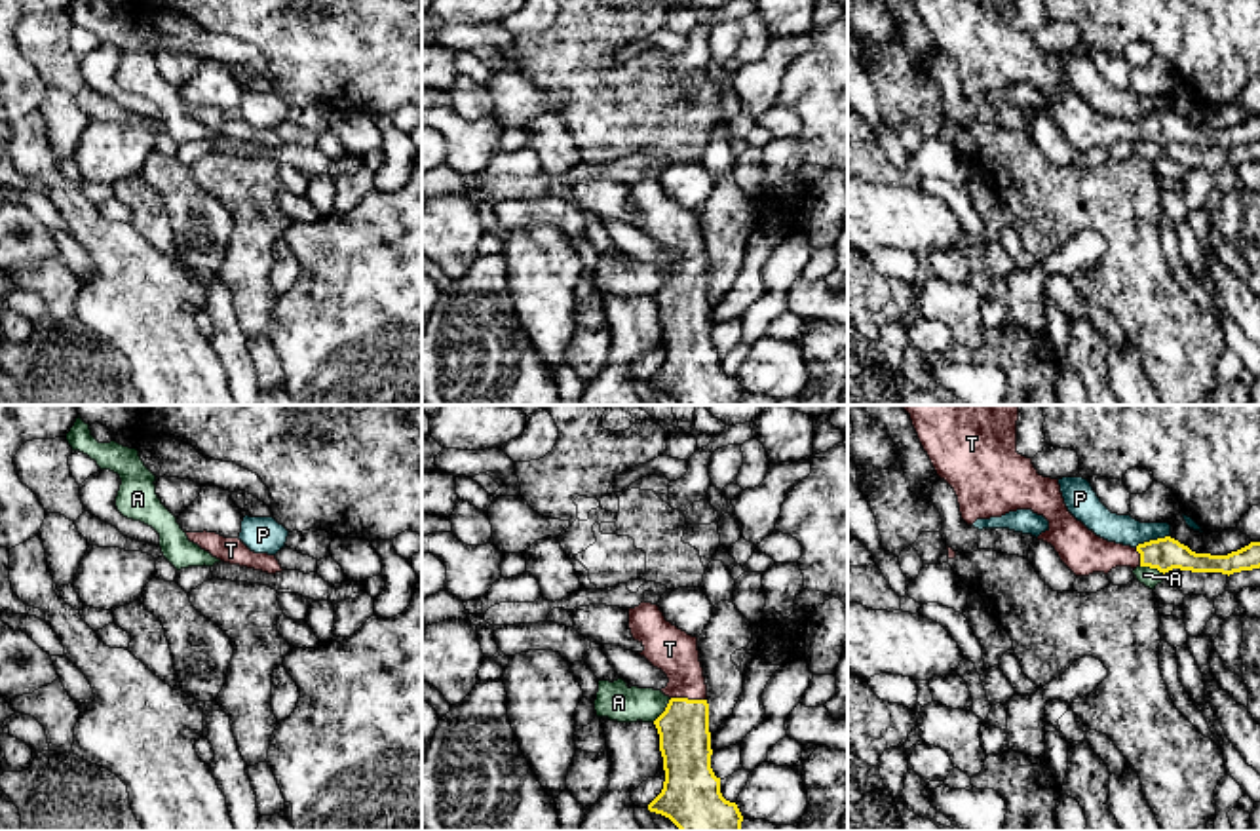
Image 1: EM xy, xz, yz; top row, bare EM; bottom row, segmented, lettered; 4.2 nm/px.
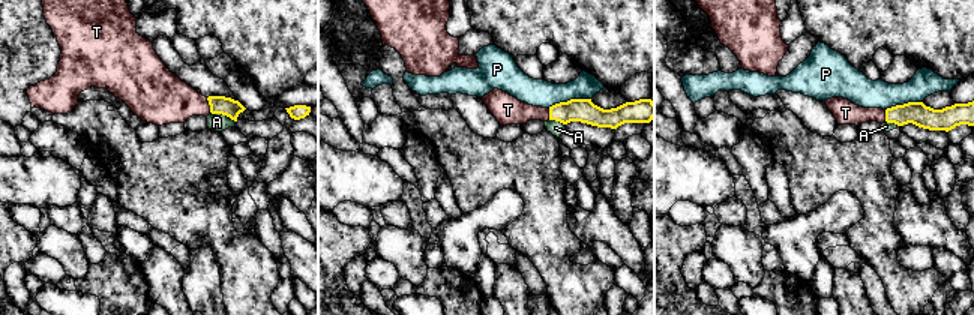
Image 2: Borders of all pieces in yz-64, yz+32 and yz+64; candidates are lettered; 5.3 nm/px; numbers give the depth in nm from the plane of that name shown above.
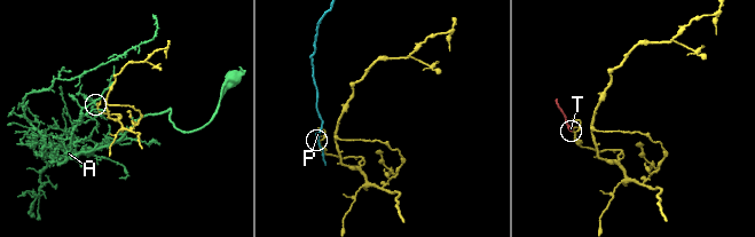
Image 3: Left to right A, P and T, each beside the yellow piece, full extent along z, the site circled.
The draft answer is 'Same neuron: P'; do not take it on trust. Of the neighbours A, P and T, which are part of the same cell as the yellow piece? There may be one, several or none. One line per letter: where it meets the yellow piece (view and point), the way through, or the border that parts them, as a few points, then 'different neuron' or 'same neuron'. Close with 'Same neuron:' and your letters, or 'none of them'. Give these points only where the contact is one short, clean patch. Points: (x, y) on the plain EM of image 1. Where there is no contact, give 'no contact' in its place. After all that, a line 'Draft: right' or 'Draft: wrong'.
A: xz (666, 284) | different neuron
P: yz (1152, 115) | different neuron
T: xz (687, 272) | across xz (685, 314), (687, 272), (683, 240), (669, 223) | same neuron
Same neuron: T
Draft: wrong

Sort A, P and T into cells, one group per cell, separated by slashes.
A / P / T

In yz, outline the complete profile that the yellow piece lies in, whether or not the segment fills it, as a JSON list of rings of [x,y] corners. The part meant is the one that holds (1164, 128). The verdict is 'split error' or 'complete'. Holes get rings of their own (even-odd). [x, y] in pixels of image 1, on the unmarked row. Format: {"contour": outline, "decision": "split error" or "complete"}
{"contour": [[[914,0],[918,13],[927,27],[937,49],[956,67],[962,93],[973,99],[977,93],[1002,91],[1017,84],[1032,84],[1049,95],[1049,103],[1038,110],[1055,122],[1060,135],[1076,148],[1108,148],[1116,141],[1150,141],[1159,146],[1173,143],[1192,146],[1233,148],[1260,143],[1260,116],[1228,129],[1195,127],[1178,114],[1165,110],[1138,118],[1136,122],[1108,116],[1089,105],[1066,82],[1059,53],[1043,51],[1026,32],[1017,27],[1017,0]]], "decision": "split error"}

